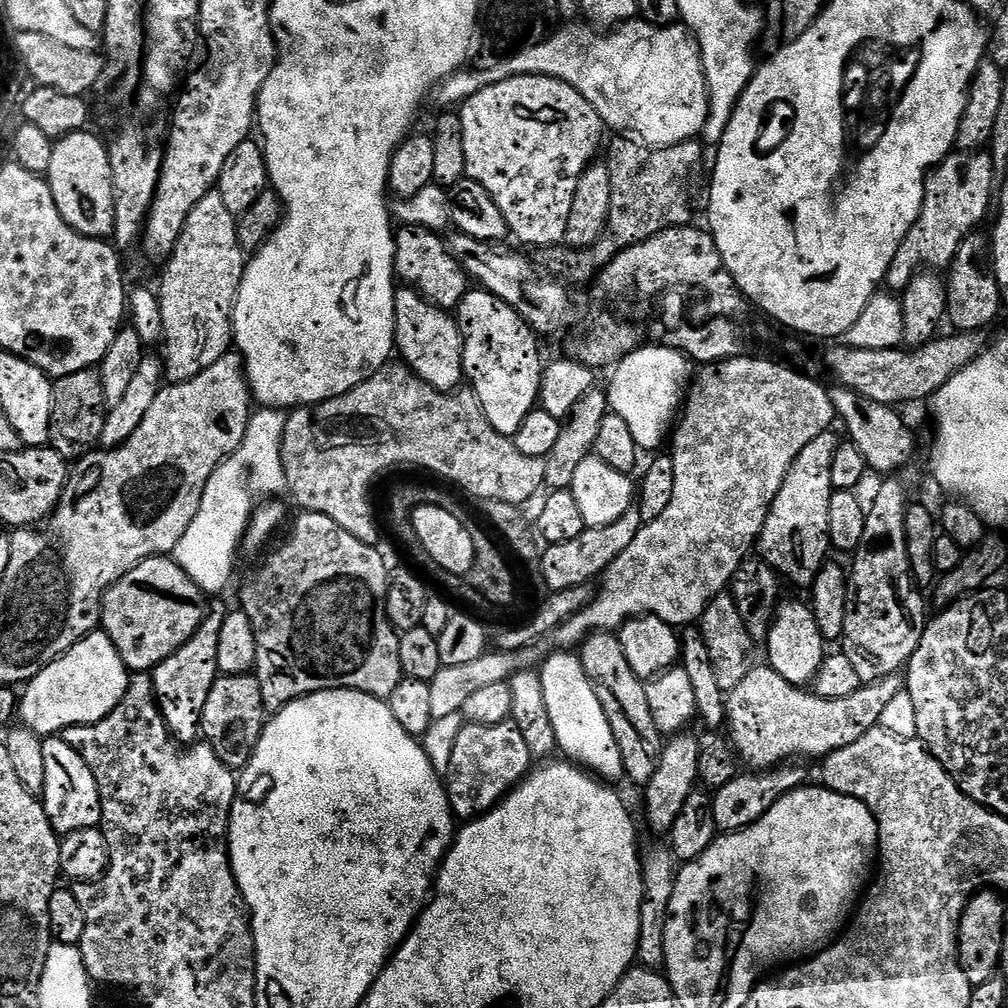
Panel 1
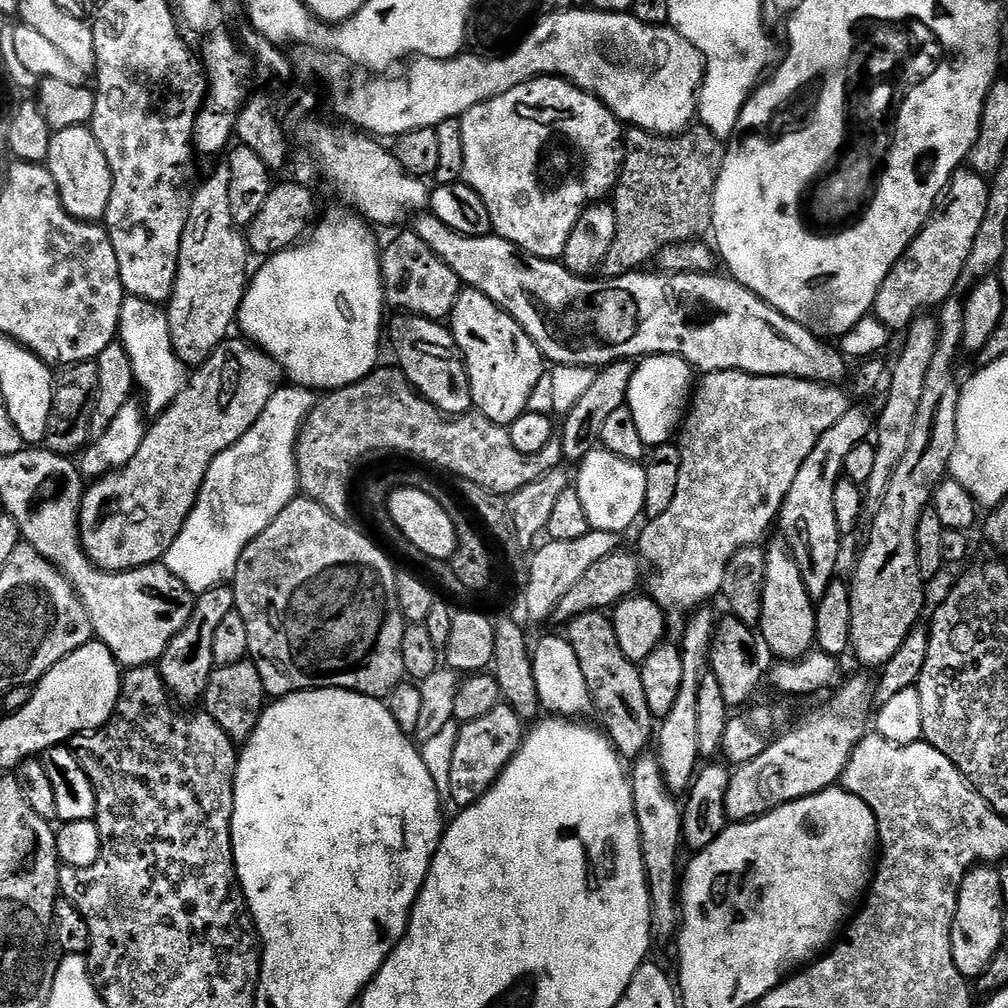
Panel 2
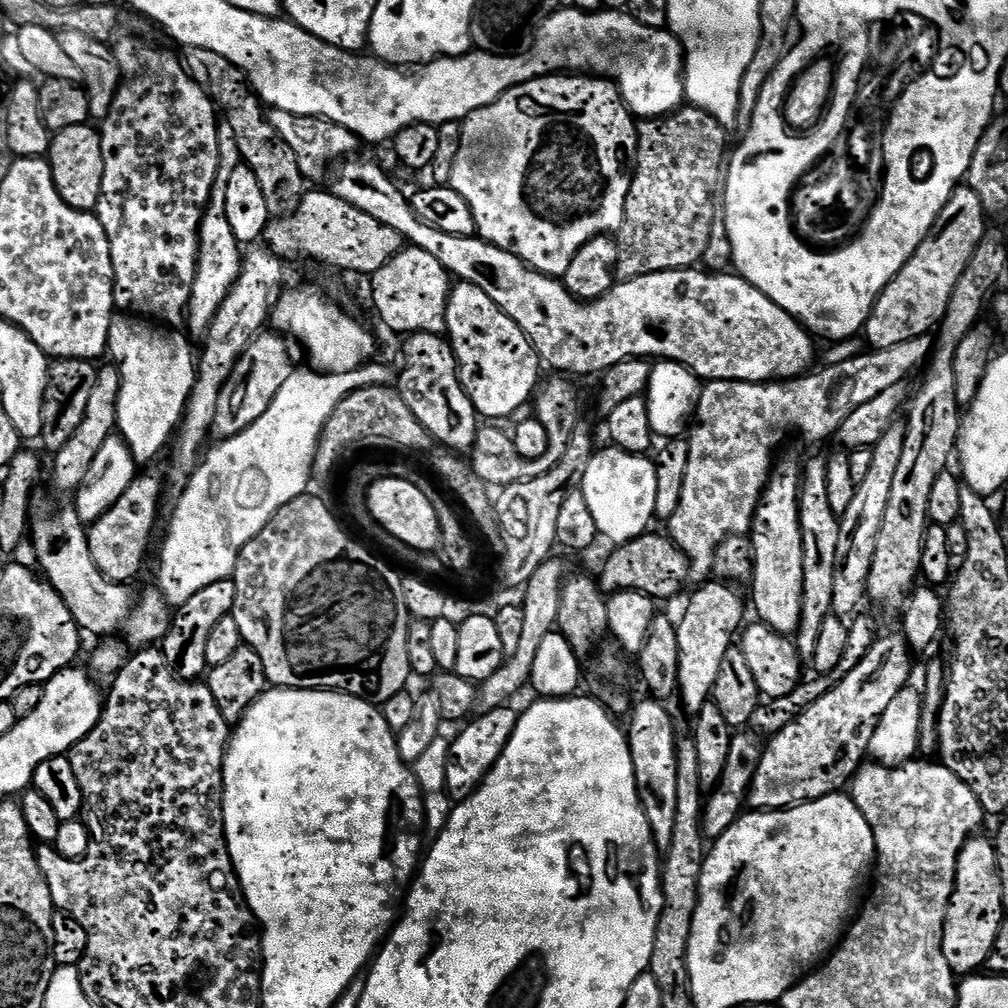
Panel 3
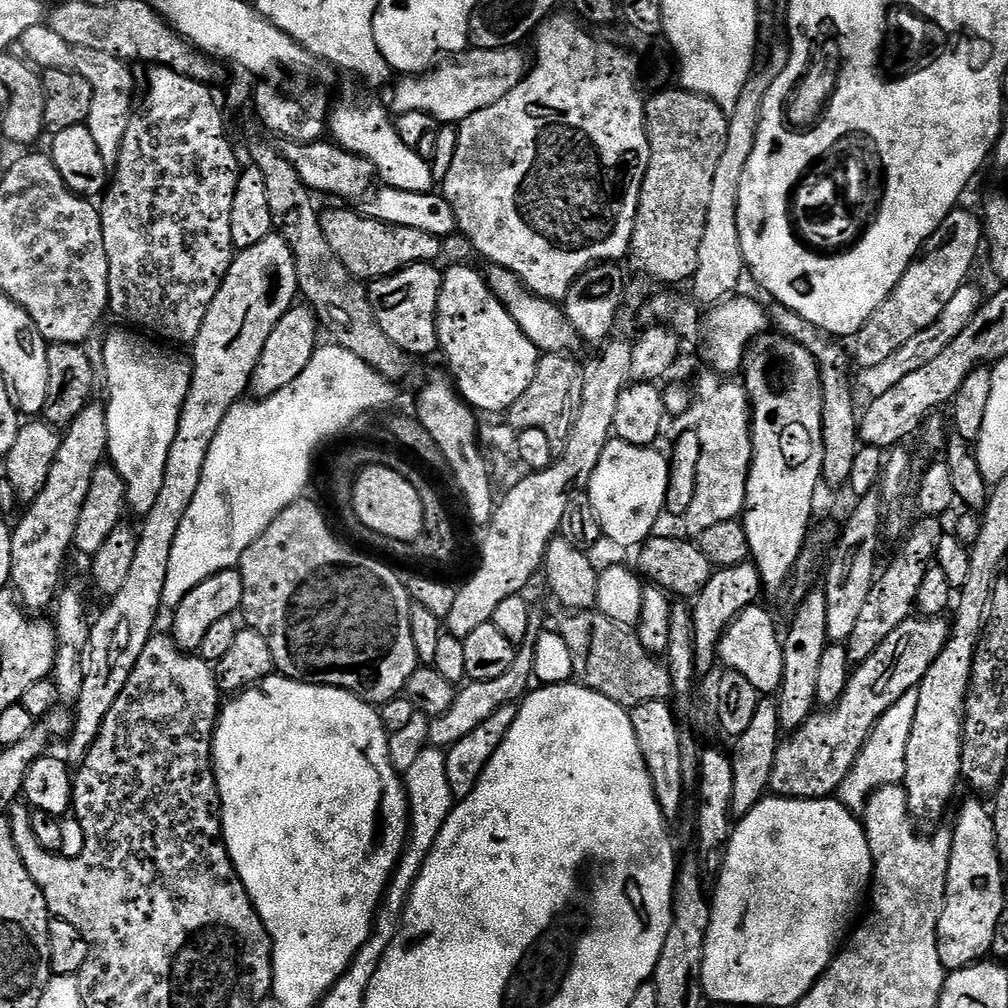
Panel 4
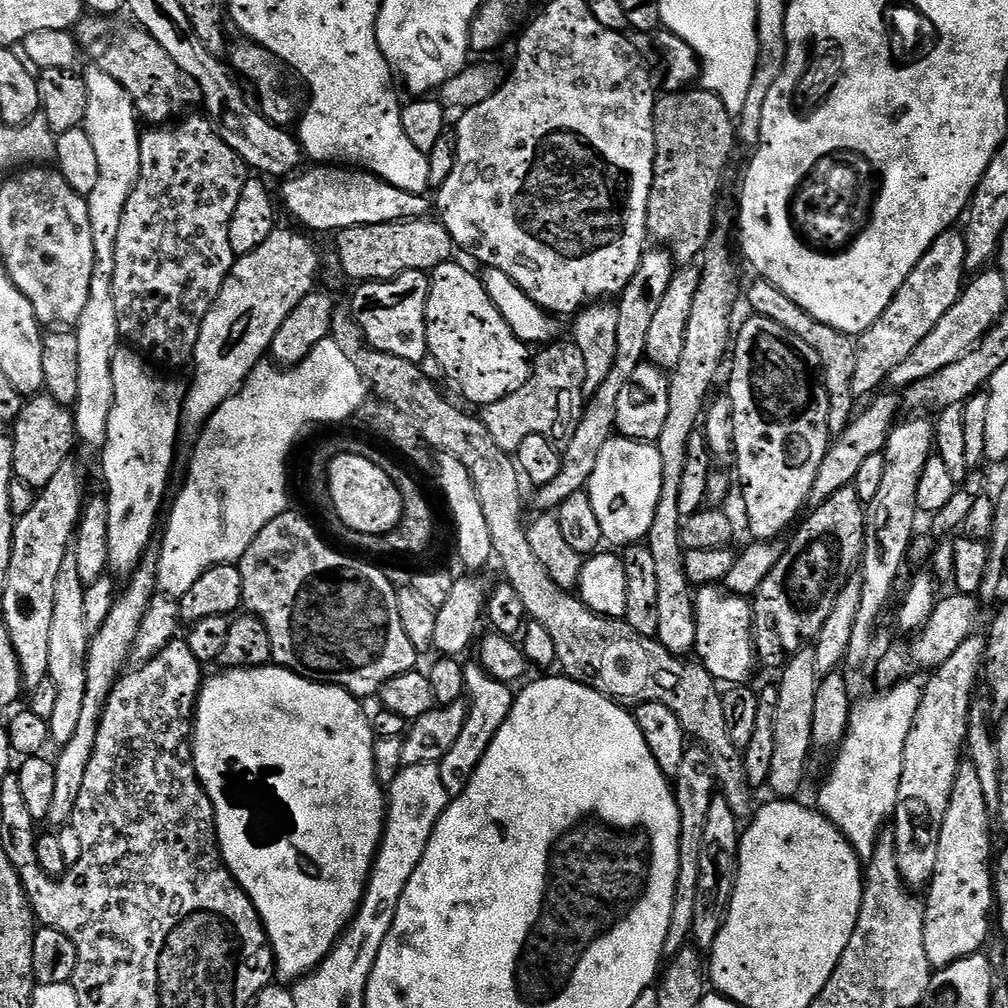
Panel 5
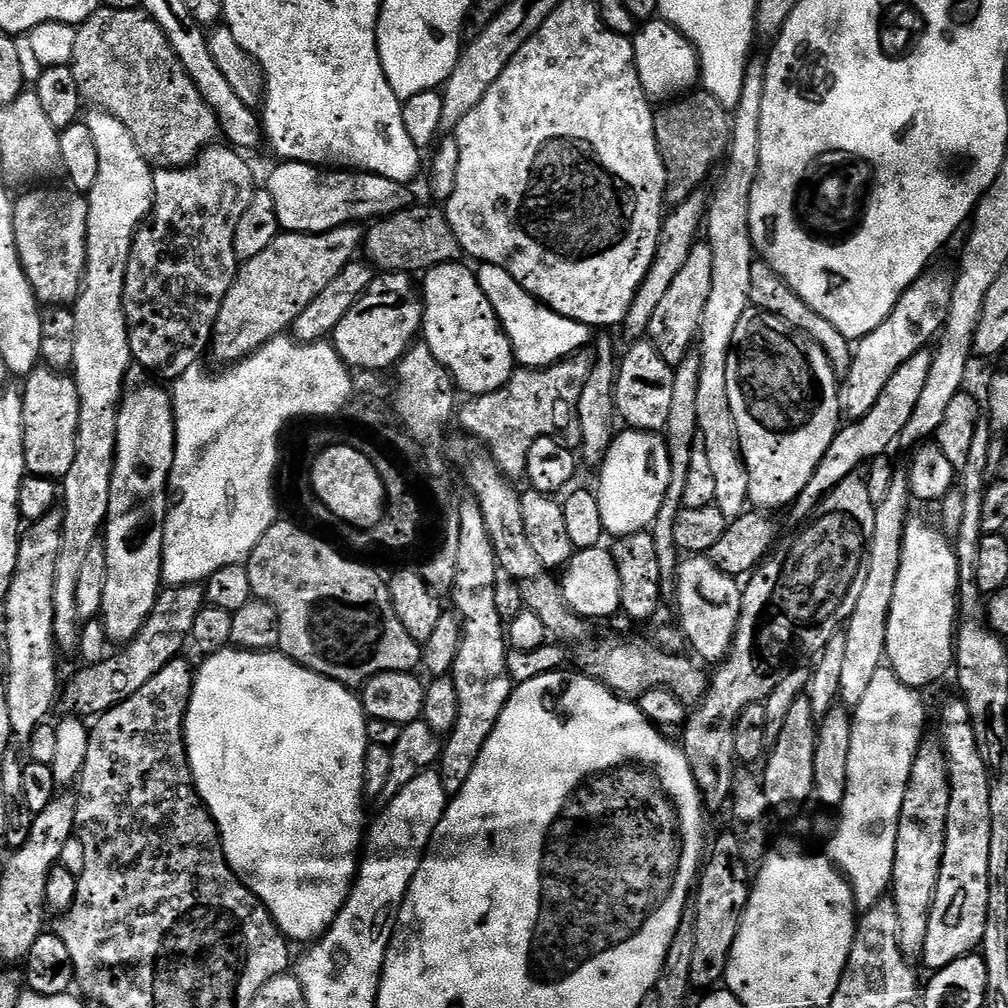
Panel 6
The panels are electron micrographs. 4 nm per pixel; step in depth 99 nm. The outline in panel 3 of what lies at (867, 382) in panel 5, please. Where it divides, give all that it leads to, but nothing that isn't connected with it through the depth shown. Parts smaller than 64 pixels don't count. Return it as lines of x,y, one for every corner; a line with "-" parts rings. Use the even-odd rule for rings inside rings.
967,186
957,188
950,202
946,202
942,214
938,214
930,234
926,234
906,266
898,270
895,278
877,296
862,333
866,344
868,339
869,349
898,346
898,342
927,336
943,321
950,294
954,294
954,286
958,286
958,278
962,278
966,262
974,258
978,242
982,242
986,231
984,220
986,213
982,198

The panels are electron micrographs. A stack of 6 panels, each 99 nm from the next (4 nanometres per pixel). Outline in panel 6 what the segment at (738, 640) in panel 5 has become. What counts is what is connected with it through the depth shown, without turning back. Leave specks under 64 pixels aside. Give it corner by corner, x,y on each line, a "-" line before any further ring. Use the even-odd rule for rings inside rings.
692,554
681,559
680,567
676,569
675,588
676,608
680,611
678,627
685,641
690,648
692,644
693,650
697,652
695,655
701,661
723,661
732,648
739,626
743,602
741,581
737,577
722,574
722,570
718,570
718,566
714,566
707,555

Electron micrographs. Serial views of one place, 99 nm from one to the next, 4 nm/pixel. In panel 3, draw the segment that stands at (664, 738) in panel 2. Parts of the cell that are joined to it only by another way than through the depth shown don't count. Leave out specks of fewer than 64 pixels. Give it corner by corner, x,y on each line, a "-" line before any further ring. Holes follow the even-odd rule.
704,582
688,600
684,613
678,616
678,700
689,714
702,710
712,700
714,682
722,671
722,662
745,627
746,600
728,582

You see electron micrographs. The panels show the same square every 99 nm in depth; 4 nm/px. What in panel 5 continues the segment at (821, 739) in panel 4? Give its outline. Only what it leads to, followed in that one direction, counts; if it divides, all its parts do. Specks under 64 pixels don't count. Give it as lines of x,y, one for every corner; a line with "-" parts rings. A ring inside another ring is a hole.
948,594
937,599
936,609
932,617
924,623
924,627
911,637
908,648
892,648
880,660
876,668
876,680
881,689
887,690
901,683
912,672
912,668
928,668
935,670
966,642
977,631
976,623
980,620
981,601
976,596
961,596
959,594

